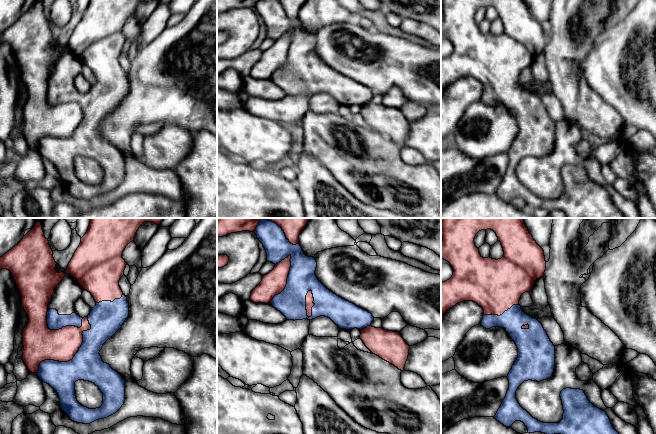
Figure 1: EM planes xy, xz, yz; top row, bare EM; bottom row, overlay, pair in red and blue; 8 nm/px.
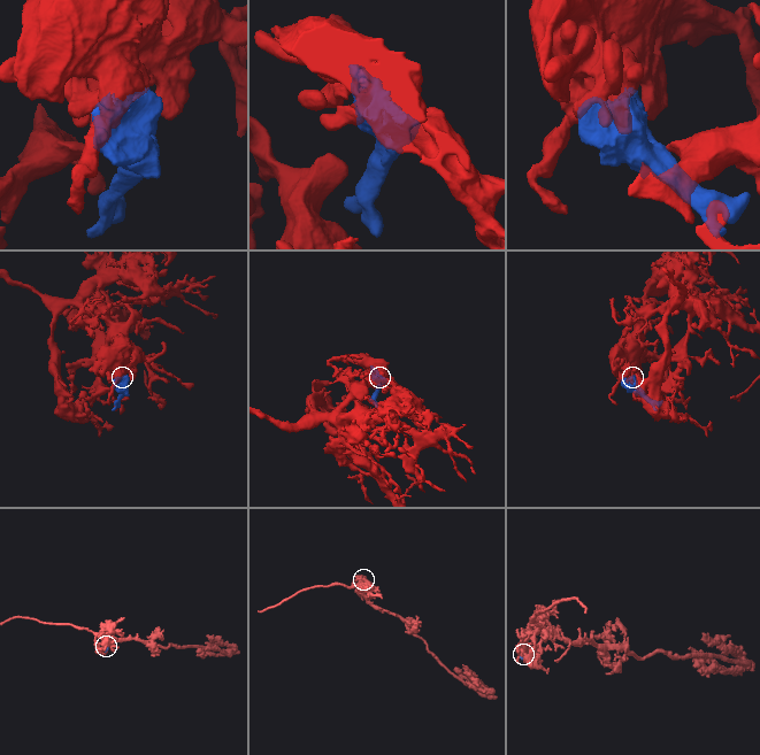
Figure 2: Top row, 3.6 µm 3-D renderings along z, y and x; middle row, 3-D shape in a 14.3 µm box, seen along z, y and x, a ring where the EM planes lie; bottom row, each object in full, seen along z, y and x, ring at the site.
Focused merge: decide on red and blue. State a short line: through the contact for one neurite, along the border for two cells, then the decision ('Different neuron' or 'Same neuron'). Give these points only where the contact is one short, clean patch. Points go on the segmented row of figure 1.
Same neuron

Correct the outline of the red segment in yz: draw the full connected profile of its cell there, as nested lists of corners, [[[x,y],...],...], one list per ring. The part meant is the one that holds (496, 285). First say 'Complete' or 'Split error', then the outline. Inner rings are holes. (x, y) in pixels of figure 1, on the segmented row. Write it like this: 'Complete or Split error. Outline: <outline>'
Split error. Outline: [[[441,218],[441,231],[443,242],[441,243],[441,259],[450,263],[453,267],[452,277],[441,282],[441,316],[457,303],[473,301],[484,310],[481,325],[490,329],[501,327],[506,330],[518,348],[518,358],[510,370],[507,378],[509,389],[494,418],[506,427],[511,427],[515,421],[521,421],[527,427],[528,433],[541,432],[545,434],[619,434],[611,424],[605,411],[595,407],[587,398],[583,390],[566,388],[561,391],[560,397],[563,405],[563,419],[559,423],[543,423],[533,418],[524,410],[516,399],[518,387],[528,380],[543,381],[549,379],[555,368],[555,346],[550,341],[542,324],[535,318],[525,314],[519,305],[520,297],[525,292],[530,292],[534,281],[544,276],[546,261],[543,249],[536,243],[523,218]],[[481,230],[493,230],[498,241],[501,242],[504,255],[501,259],[483,258],[479,249],[474,244],[476,234]]]

